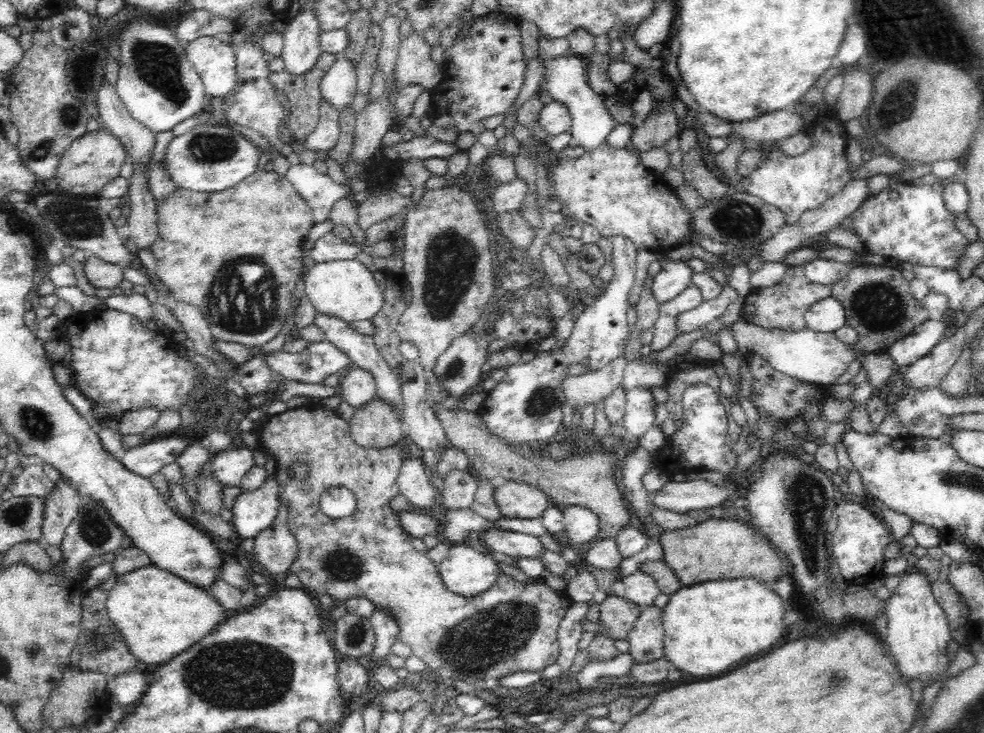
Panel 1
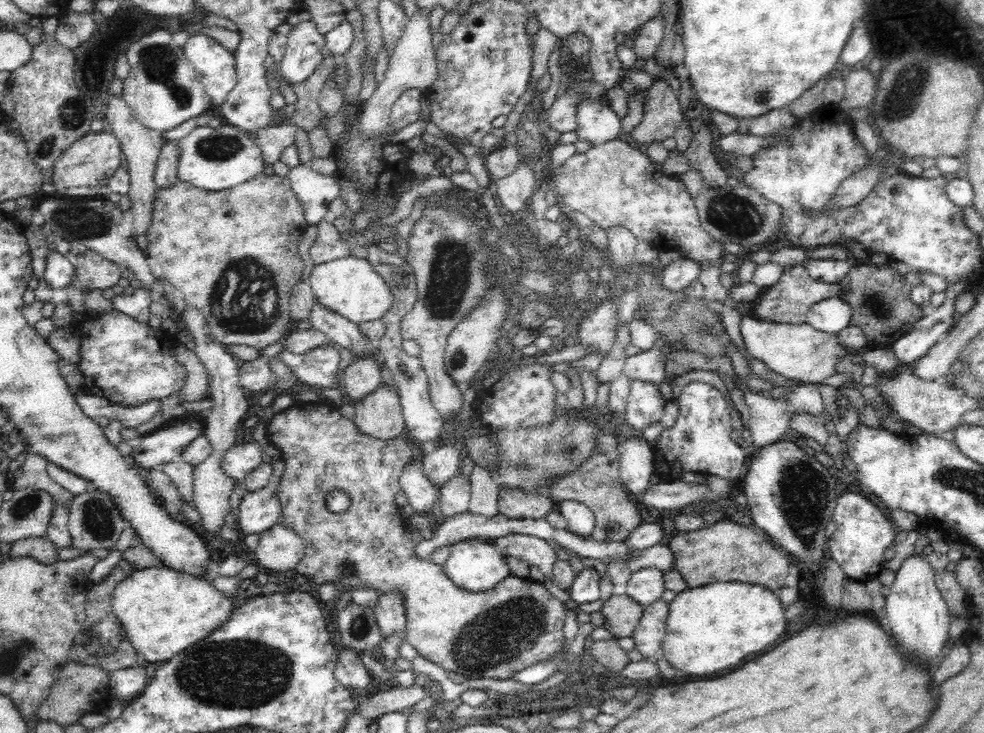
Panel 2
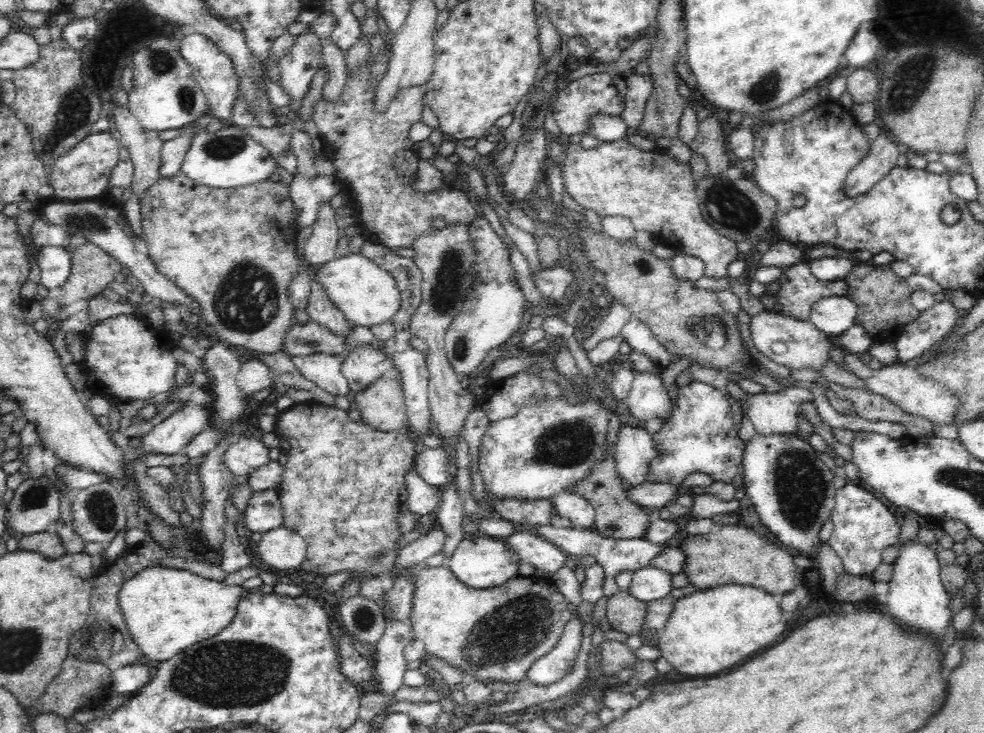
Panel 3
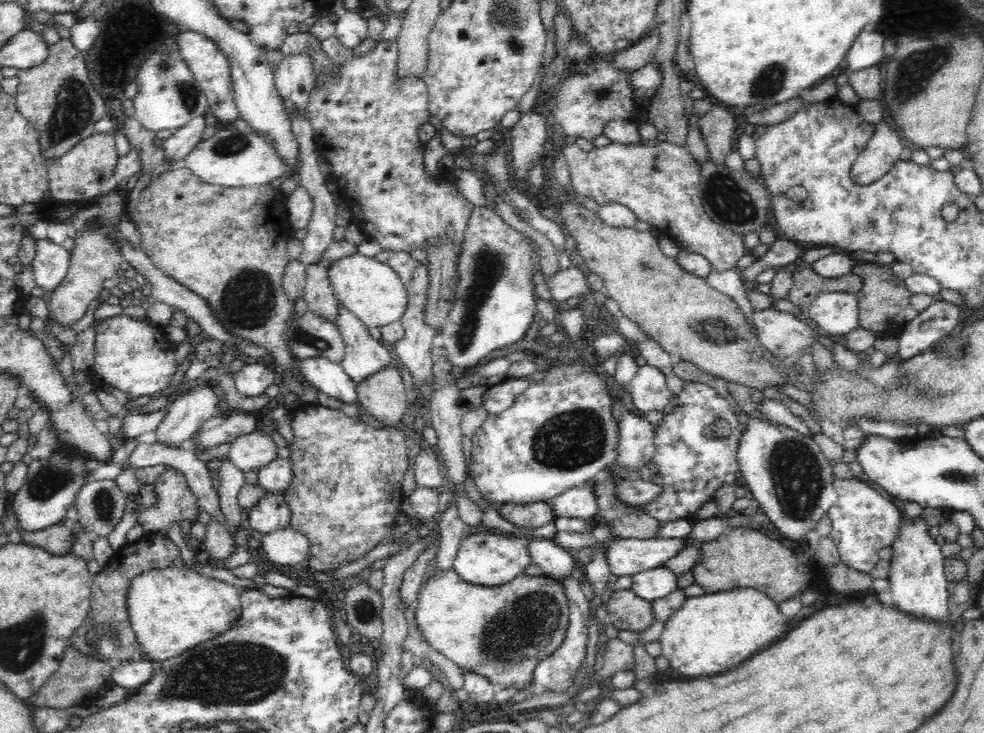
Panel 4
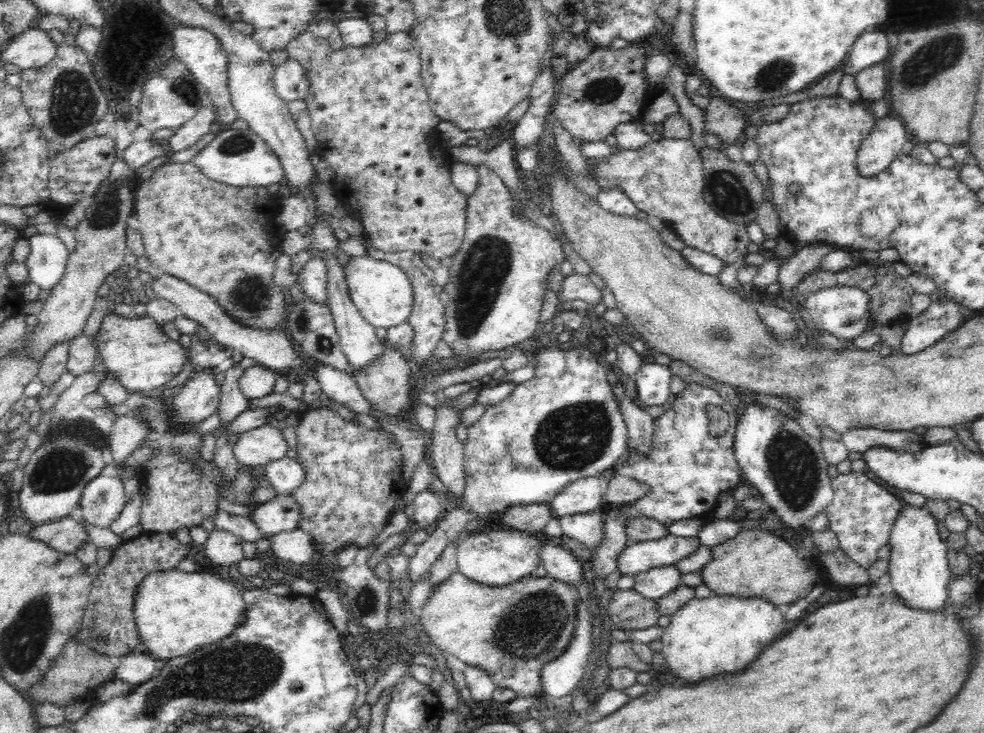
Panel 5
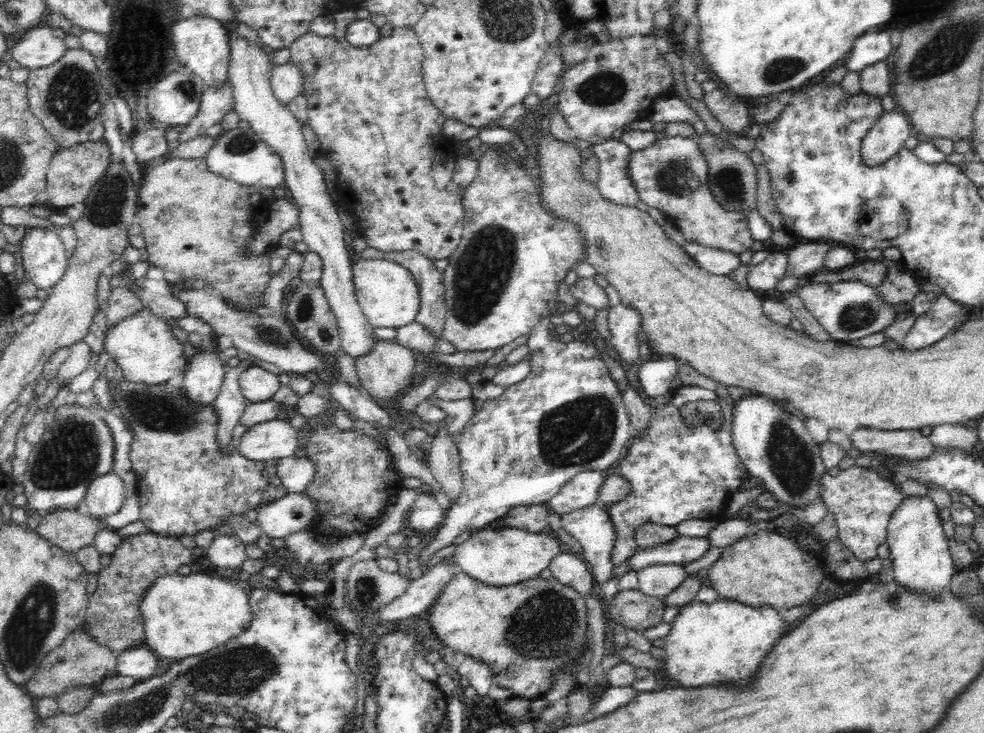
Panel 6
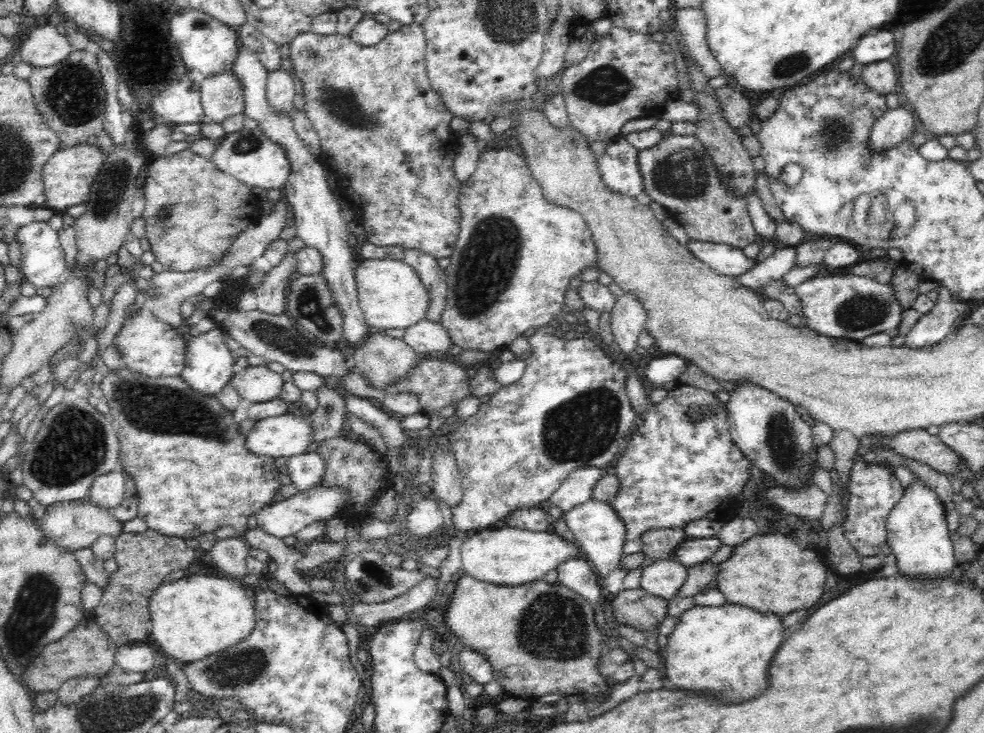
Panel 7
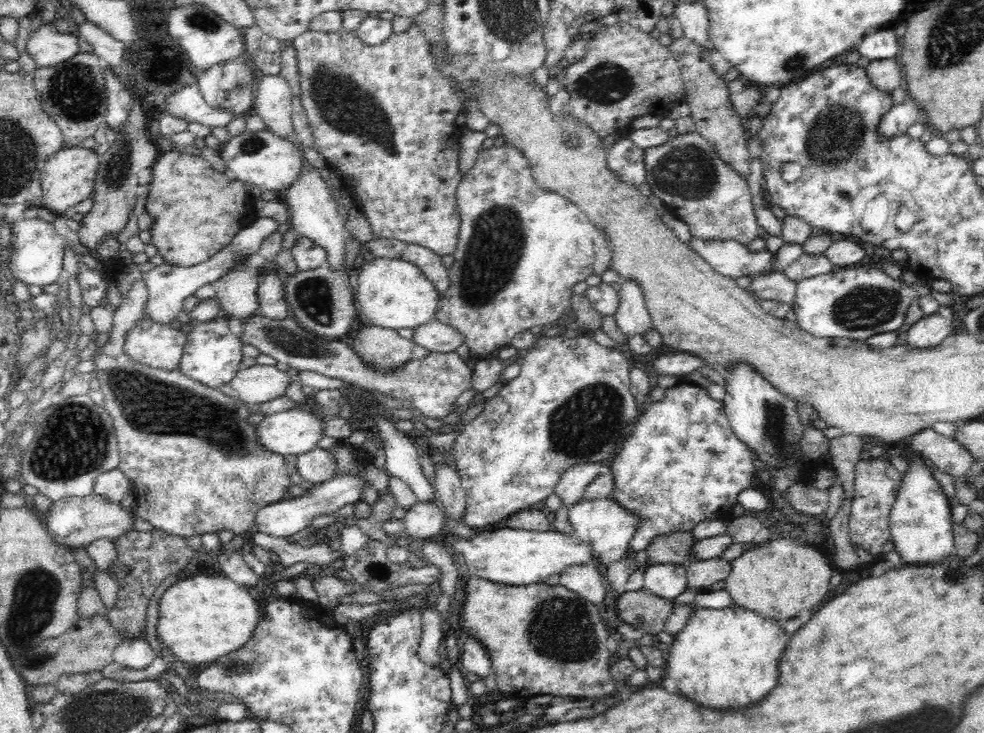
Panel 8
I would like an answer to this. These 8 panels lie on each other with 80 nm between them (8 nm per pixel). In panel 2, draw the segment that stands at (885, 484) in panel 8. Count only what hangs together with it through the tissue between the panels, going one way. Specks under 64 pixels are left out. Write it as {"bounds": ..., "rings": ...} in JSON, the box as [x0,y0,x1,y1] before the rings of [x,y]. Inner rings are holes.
{"bounds":[826,488,898,583],"rings":[[[846,488],[840,489],[833,520],[838,529],[828,538],[826,544],[831,558],[840,565],[847,578],[864,583],[877,578],[884,568],[884,551],[894,543],[898,534],[894,522],[888,520],[872,501],[858,491],[852,492]]]}

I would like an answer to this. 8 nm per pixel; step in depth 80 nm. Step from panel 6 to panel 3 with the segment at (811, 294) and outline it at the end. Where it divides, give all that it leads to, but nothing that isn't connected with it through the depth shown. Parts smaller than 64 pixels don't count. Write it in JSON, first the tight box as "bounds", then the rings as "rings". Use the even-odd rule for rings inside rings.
{"bounds":[809,295,857,337],"rings":[[[831,295],[818,299],[811,308],[809,321],[823,333],[837,337],[854,325],[857,304],[846,295]]]}

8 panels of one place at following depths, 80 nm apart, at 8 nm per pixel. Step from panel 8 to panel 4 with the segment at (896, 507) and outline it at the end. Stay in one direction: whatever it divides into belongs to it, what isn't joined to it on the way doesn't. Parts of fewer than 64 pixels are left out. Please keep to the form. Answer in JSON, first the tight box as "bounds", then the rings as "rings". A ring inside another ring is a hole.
{"bounds":[887,516,949,622],"rings":[[[906,516],[903,518],[900,532],[892,542],[893,556],[889,562],[887,578],[891,584],[891,603],[900,612],[916,618],[944,622],[949,615],[948,581],[944,574],[945,558],[940,546],[928,534],[929,528],[924,516],[913,520]]]}

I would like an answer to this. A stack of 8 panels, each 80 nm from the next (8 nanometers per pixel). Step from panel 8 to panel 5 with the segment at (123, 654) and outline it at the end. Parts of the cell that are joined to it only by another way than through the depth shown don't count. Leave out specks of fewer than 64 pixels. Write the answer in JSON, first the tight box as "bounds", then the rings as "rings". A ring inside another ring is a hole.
{"bounds":[115,653,156,686],"rings":[[[131,653],[118,658],[116,665],[115,678],[135,686],[150,680],[154,676],[156,659],[152,659],[148,654],[138,654],[136,656]]]}

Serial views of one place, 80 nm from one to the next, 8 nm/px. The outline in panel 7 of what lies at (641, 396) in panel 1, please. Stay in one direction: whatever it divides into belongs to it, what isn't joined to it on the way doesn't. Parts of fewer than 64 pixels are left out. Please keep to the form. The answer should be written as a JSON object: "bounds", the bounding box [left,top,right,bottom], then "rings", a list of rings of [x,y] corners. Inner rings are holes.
{"bounds":[644,354,690,390],"rings":[[[675,354],[654,358],[646,363],[644,376],[653,390],[662,389],[665,384],[677,382],[682,372],[690,365],[689,360],[680,358]]]}

